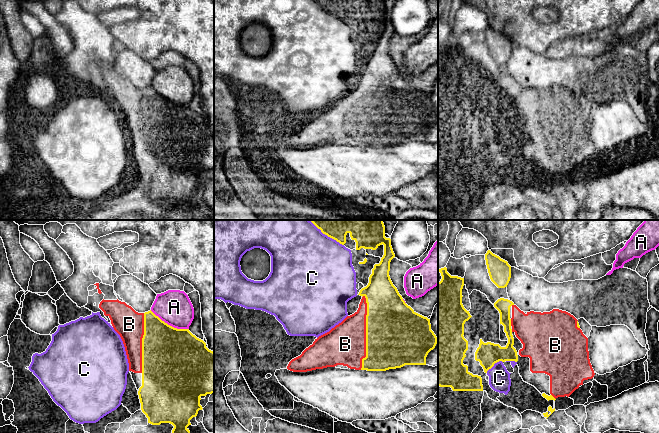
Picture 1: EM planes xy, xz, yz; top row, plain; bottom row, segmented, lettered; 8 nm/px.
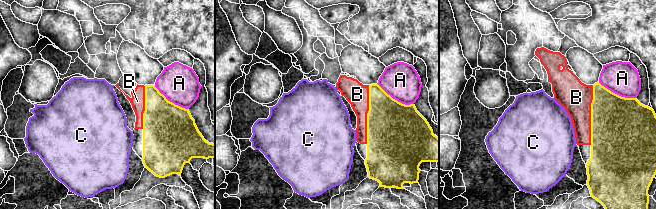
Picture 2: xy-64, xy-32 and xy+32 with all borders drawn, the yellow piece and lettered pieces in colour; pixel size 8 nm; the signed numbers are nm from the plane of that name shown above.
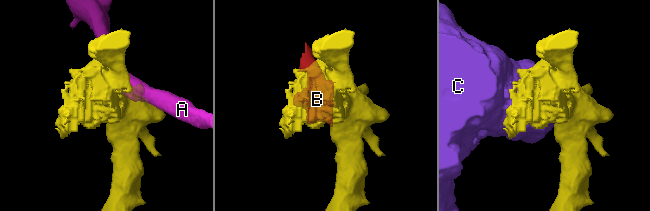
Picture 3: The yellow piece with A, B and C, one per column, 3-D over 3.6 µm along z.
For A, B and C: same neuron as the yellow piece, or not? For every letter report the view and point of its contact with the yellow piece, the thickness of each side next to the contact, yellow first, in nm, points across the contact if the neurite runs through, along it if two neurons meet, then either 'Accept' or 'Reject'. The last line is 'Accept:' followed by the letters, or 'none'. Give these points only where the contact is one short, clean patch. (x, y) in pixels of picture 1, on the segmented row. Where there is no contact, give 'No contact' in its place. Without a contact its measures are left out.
A: Touches yellow at xy (169, 325). Thickness 460 nm (yellow) against 280 nm. Reject
B: Touches yellow at xz (366, 332). Thickness 480 nm (yellow) against 340 nm. Accept
C: Touches yellow at yz (494, 363). Thickness 180 nm (yellow) against 180 nm. Reject
Accept: B

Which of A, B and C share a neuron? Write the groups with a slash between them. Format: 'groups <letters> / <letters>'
groups A / B / C

